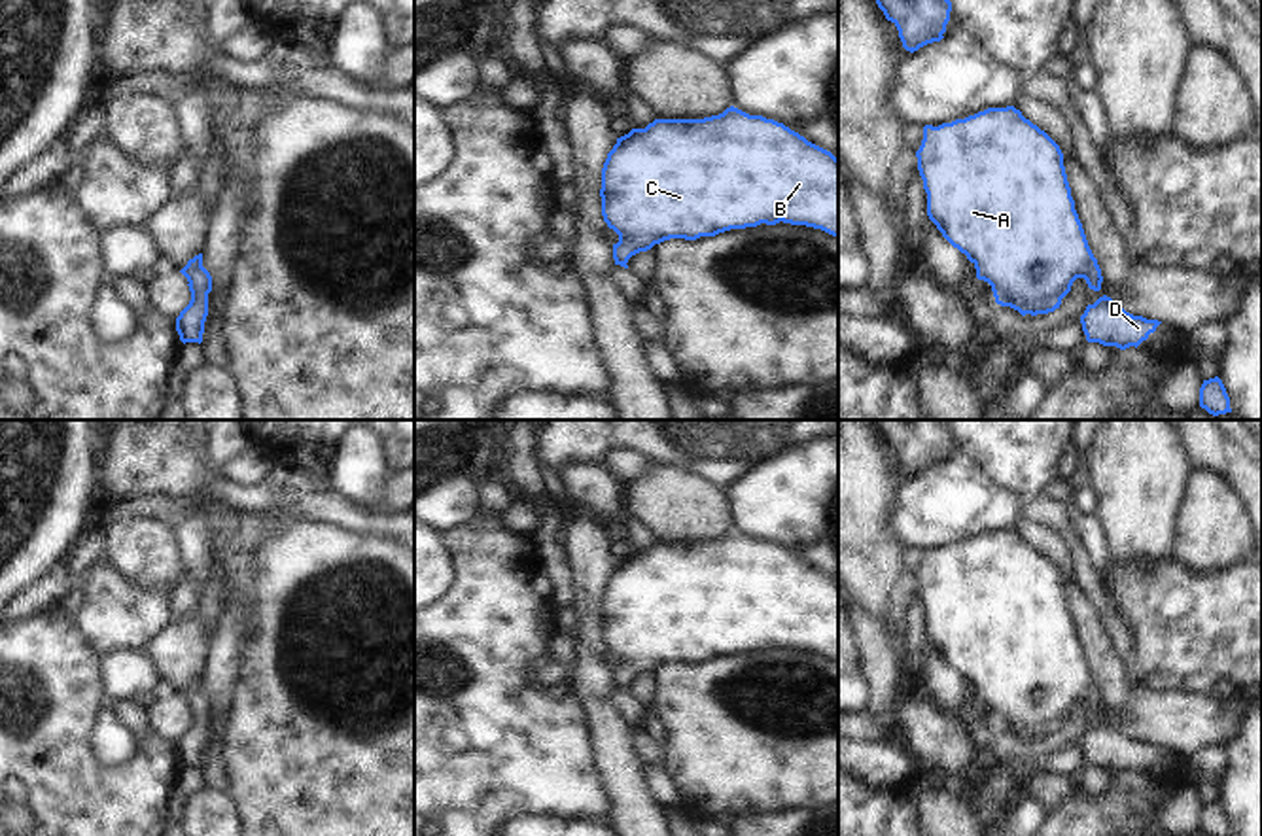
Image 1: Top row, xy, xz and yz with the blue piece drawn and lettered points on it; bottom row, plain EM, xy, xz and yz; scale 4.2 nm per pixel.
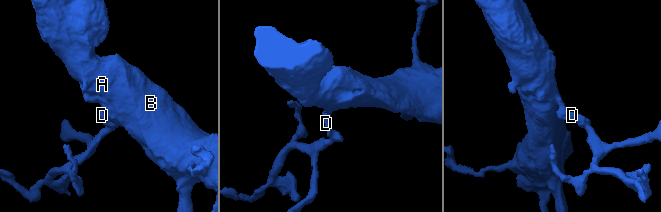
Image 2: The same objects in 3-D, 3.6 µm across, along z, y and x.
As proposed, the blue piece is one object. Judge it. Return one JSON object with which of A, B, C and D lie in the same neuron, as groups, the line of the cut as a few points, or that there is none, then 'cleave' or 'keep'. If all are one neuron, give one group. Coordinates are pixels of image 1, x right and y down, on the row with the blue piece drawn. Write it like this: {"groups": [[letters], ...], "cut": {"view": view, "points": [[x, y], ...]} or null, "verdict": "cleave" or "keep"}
{"groups": [["A", "B", "C", "D"]], "cut": null, "verdict": "keep"}

